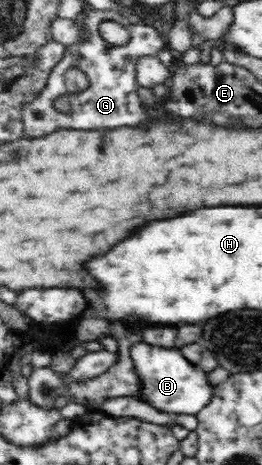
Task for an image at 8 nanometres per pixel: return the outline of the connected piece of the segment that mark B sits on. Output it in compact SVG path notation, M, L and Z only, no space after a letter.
M149 344L131 346L134 374L141 380L141 400L149 402L159 412L168 412L171 416L178 414L196 415L209 404L214 392L213 385L206 381L206 372L199 366L191 364L177 350L163 350Z

